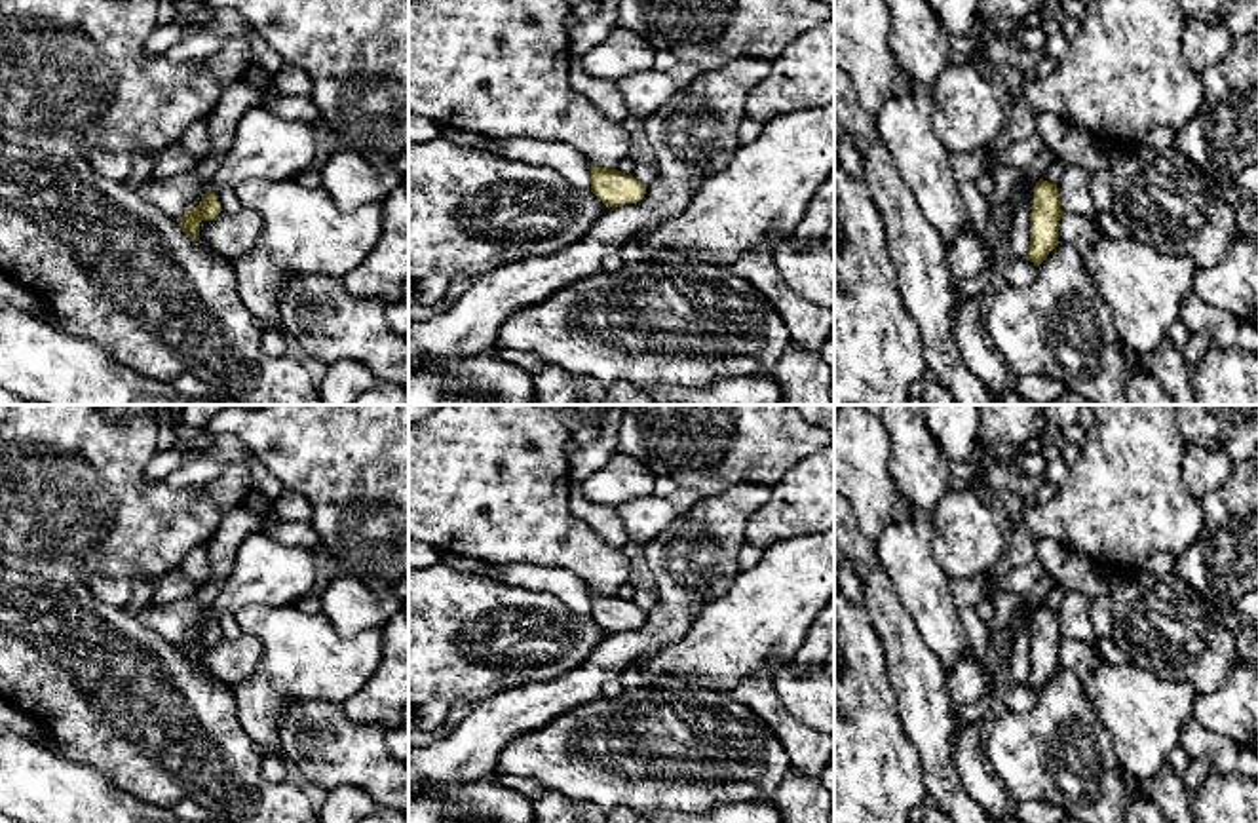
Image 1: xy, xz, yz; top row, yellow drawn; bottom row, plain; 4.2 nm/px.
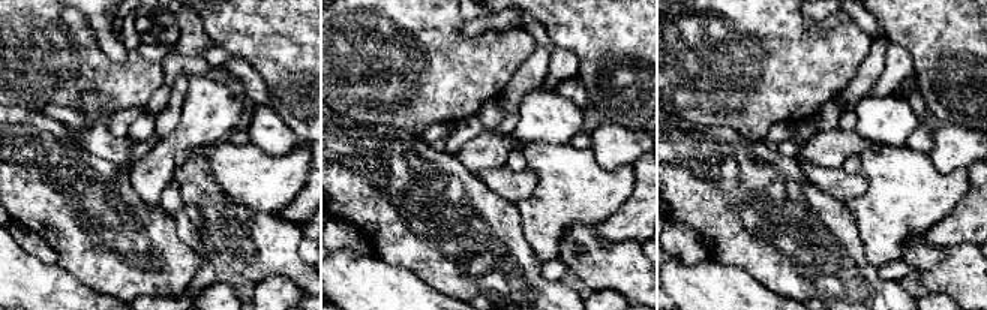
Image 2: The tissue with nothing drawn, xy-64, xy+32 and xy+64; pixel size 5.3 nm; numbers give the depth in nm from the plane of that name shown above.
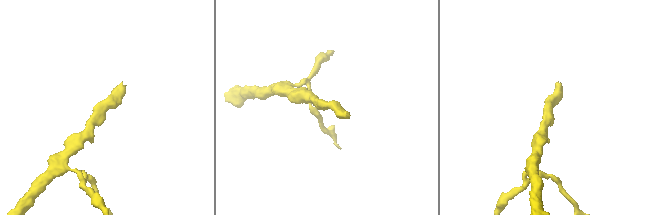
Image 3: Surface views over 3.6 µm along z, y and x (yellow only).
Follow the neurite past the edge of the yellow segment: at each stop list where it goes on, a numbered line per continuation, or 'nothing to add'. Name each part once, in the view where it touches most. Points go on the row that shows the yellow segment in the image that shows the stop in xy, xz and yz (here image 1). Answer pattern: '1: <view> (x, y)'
1: xy (266, 147)

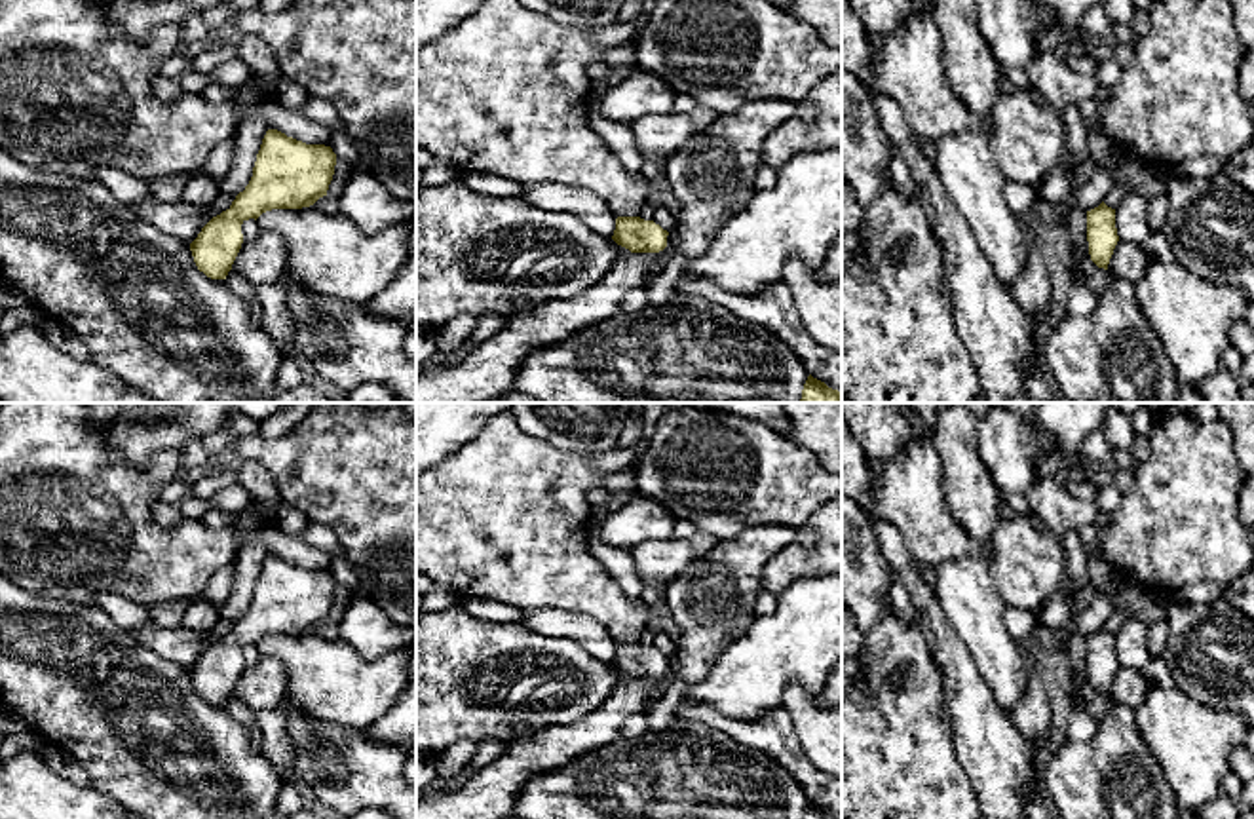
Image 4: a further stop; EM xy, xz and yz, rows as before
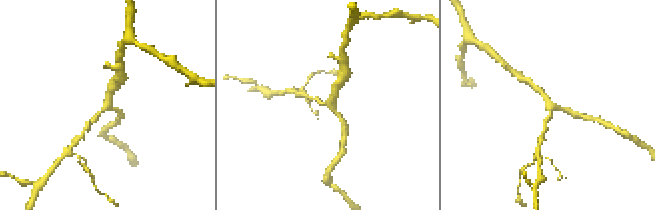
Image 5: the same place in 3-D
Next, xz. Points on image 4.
nothing to add

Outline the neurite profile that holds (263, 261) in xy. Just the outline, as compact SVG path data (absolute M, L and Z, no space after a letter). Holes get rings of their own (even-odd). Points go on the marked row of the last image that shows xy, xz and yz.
M262 230L255 241L243 241L232 264L251 285L274 285L285 276L289 253L279 234Z

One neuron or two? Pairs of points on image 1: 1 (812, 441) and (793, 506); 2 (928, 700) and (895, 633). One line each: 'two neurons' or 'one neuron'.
1: two neurons
2: one neuron

